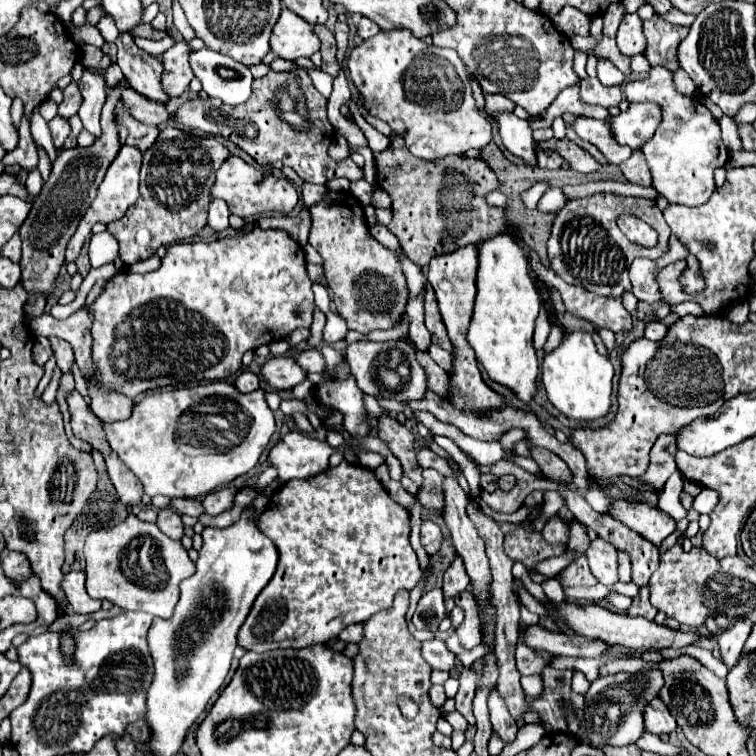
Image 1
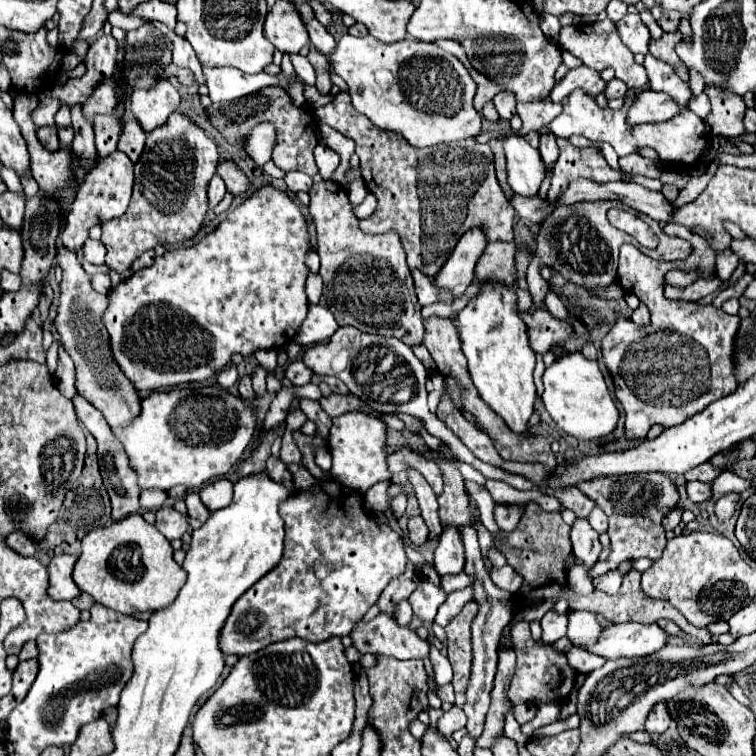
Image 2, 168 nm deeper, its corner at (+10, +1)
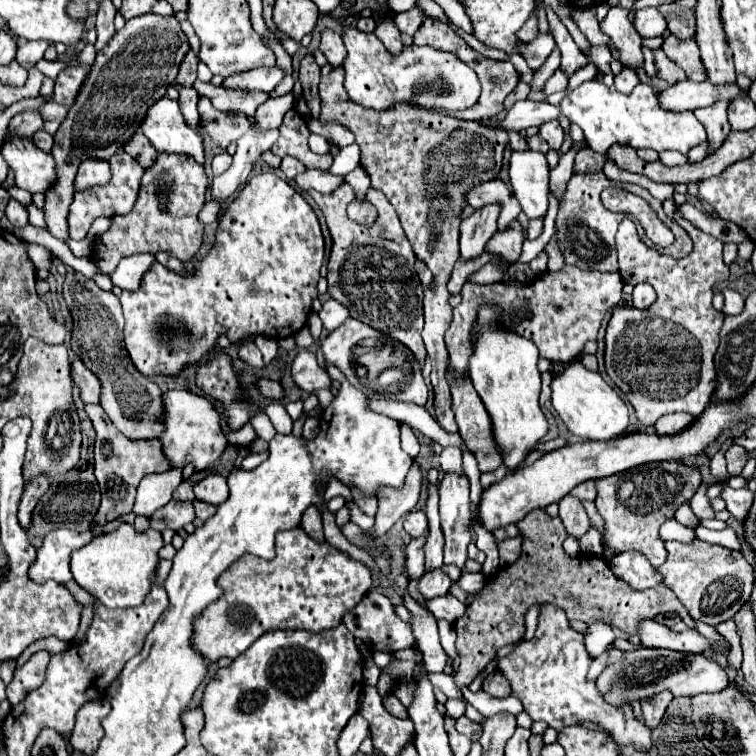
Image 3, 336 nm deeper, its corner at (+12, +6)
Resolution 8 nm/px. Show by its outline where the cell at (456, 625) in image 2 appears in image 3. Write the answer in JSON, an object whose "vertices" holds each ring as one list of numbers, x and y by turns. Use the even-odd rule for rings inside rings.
{"vertices":[[532,510,520,524,520,534,524,538,522,554,514,564,502,566,486,588,482,588,472,604,468,604,466,614,456,620,454,628,458,632,456,650,458,664,454,666,454,682,460,690,468,688,468,684,478,676,478,672,494,660,496,652,506,644,516,644,524,632,526,622,524,616,530,606,552,602,566,610,570,620,582,622,604,622,608,626,616,626,626,634,636,634,636,626,644,620,654,620,662,612,678,612,686,626,694,628,694,620,690,618,684,604,676,598,672,590,658,584,648,590,634,590,628,582,618,580,608,560,596,556,568,556,562,548,566,540,566,530,560,518,548,516,544,510]]}

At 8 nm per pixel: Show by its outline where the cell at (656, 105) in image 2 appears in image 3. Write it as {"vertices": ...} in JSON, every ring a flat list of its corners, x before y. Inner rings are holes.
{"vertices":[[684,80,678,84,668,86,664,92,660,92,658,102,664,110,694,110,702,106,712,106,712,102,724,98,724,100,734,100,736,96,748,96,748,92,740,90,736,82,732,86,712,86,712,82,692,82]]}

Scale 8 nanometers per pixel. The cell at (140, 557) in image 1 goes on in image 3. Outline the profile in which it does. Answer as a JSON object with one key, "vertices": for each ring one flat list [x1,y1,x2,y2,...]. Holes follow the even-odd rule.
{"vertices":[[122,524,122,526,116,528,114,532,96,536,96,538,92,538,86,546,82,546,82,548,78,548,78,550,72,552,72,562,70,562,72,576,74,576,74,580,76,580,88,594,92,594,94,598,98,598,100,604,104,604,104,606,108,606,108,608,132,608,132,606,140,606,140,604,144,602,144,596,148,594,148,590,150,590,150,586,152,586,150,576,152,576,154,570,156,570,158,550,160,550,162,546,164,546,164,542,162,542,162,532,152,530,152,528,148,528,146,532,136,532,134,526]]}

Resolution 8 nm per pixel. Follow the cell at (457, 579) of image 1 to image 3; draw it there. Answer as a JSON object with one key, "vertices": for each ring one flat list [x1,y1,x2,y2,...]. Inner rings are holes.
{"vertices":[[444,472,438,482,440,520,446,538,444,564,464,568,470,534,470,482,466,474]]}

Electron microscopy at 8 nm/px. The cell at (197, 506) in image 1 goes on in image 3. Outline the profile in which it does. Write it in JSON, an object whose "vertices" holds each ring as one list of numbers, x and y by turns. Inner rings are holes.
{"vertices":[[200,500,194,502,194,508,196,508,196,516,198,516,200,520,208,520,208,518,216,512,216,506,206,504,206,502,200,502]]}

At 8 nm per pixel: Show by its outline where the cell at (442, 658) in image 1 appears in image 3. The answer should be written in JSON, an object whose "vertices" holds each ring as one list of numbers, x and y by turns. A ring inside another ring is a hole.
{"vertices":[[370,590,368,594,364,594,364,598,352,606,352,610,348,610,348,614,344,614,344,620,342,620,348,630,352,630,352,634,360,640,364,640,364,644,372,650,382,650,382,652,390,652,390,650,400,650,400,648,412,648,416,644,416,638,412,636,412,630,410,630,410,624,402,622,394,608,392,608,392,602,380,594,378,590]]}

